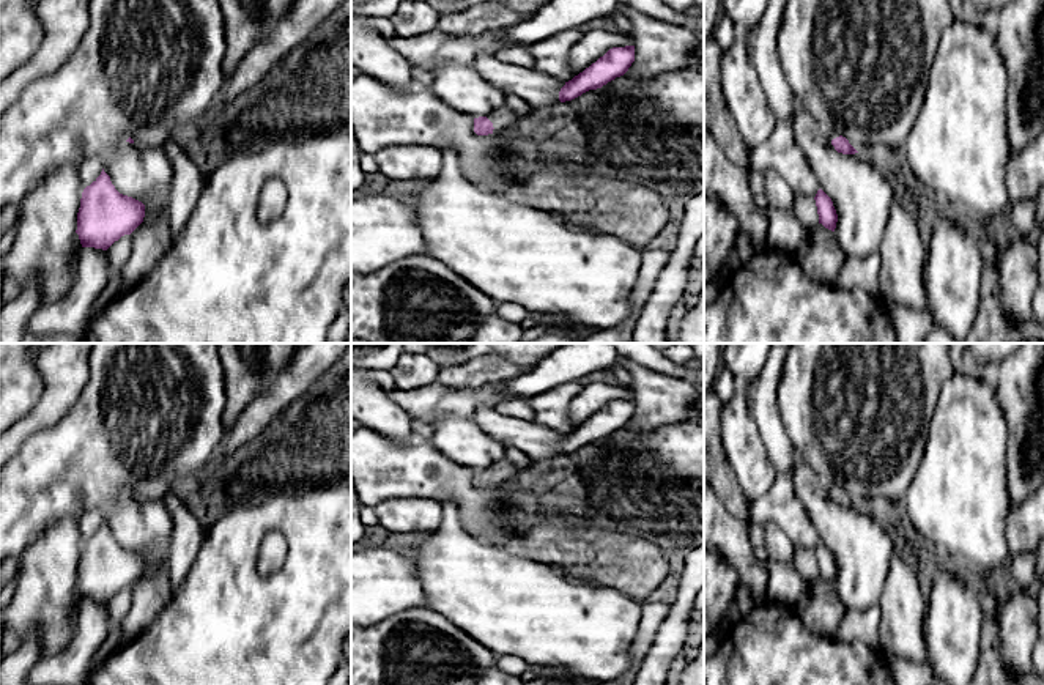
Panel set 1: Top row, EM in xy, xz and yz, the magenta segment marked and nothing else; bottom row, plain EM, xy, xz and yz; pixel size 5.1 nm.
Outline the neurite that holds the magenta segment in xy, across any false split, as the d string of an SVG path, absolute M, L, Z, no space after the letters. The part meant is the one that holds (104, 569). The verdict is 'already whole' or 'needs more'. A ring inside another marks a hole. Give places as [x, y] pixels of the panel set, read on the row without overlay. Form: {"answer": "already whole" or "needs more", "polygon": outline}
{"answer": "already whole", "polygon": "M104 524L83 542L77 565L82 600L107 603L124 587L131 587L145 570L145 557L120 546Z"}

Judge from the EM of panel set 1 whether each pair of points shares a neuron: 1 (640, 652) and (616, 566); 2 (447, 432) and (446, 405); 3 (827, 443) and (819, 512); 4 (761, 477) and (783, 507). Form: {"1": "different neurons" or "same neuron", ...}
{"1": "different neurons", "2": "different neurons", "3": "different neurons", "4": "different neurons"}

